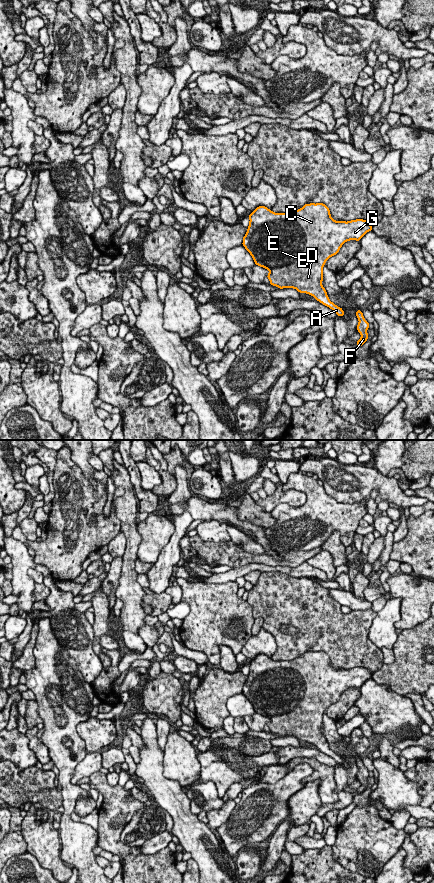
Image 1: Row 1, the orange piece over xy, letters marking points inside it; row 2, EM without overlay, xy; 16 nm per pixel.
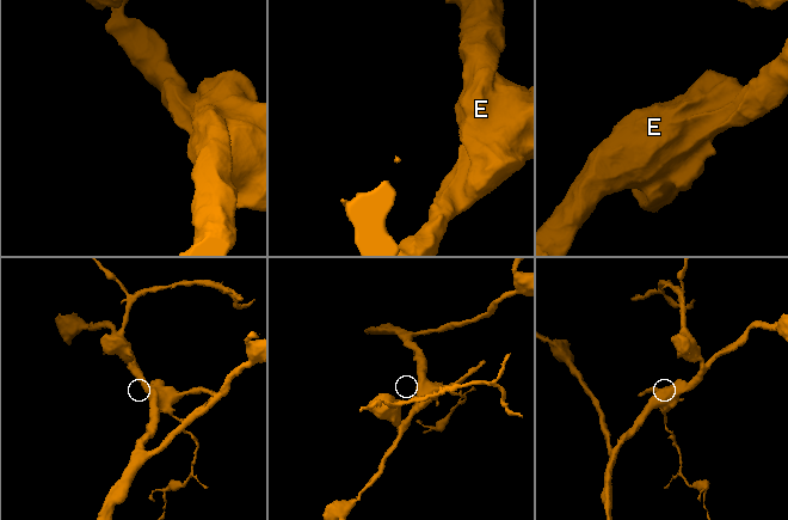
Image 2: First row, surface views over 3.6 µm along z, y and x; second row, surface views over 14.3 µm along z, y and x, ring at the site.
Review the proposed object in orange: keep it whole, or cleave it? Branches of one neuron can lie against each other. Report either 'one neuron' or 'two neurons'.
one neuron

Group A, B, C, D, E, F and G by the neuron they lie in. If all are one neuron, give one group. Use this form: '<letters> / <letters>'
A B C D E F G

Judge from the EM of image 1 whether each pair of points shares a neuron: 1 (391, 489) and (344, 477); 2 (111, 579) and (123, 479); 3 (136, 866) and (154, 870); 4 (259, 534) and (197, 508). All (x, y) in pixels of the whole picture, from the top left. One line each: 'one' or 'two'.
1: one
2: two
3: one
4: one

